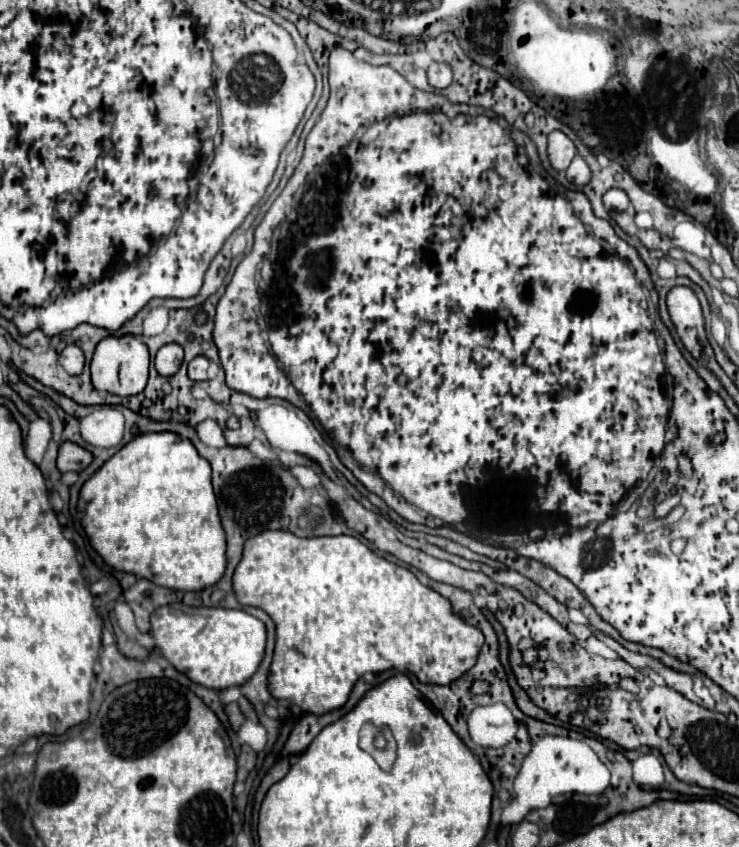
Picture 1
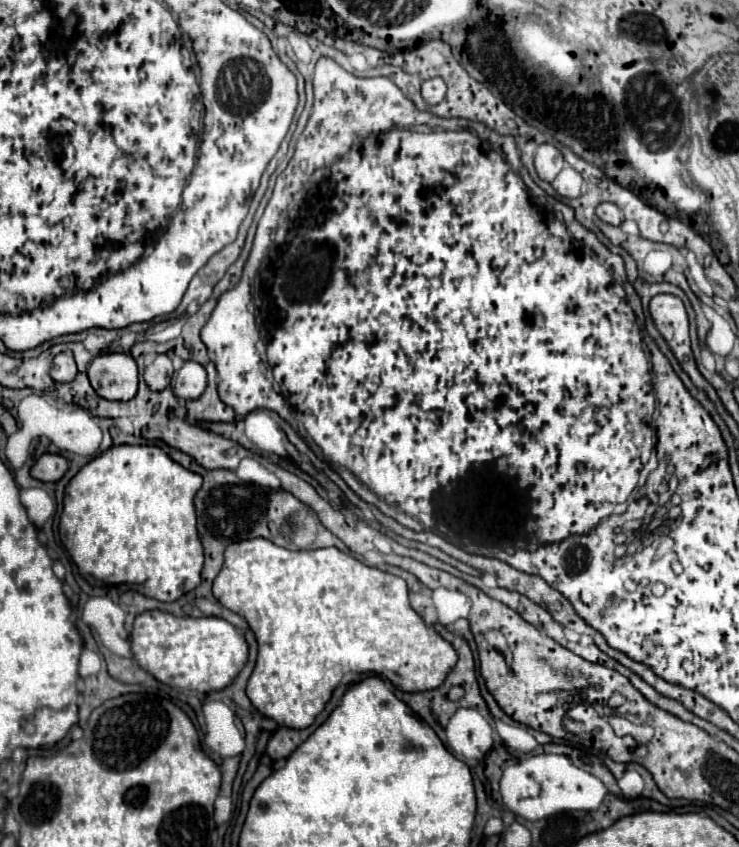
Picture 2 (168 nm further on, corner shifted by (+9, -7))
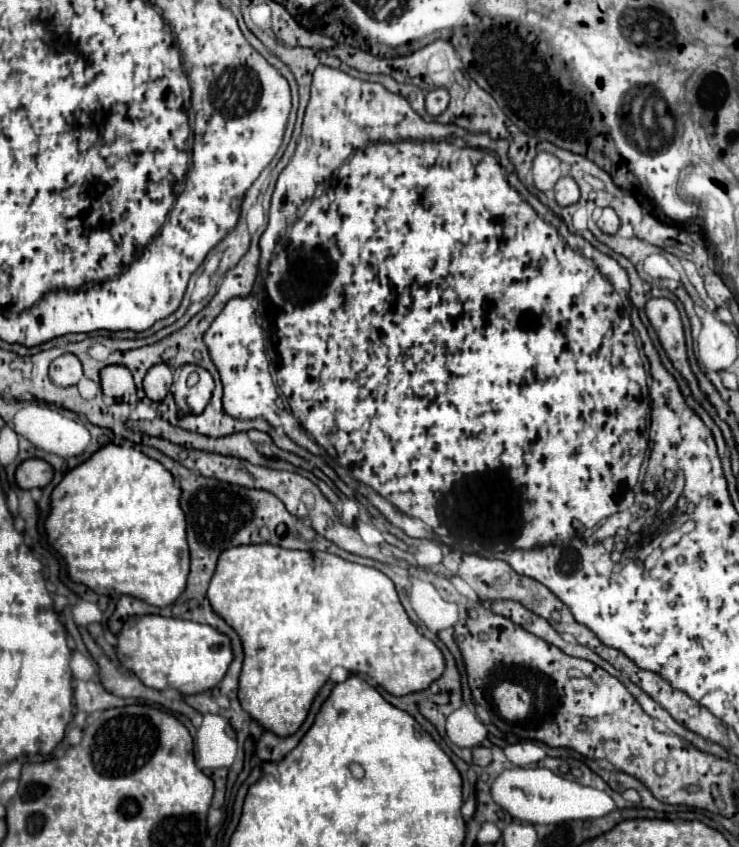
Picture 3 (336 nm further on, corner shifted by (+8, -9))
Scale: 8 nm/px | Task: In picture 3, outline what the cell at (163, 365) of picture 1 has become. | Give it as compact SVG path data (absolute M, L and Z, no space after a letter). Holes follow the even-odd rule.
M166 363L154 365L144 377L144 393L152 401L162 401L172 385L172 371Z

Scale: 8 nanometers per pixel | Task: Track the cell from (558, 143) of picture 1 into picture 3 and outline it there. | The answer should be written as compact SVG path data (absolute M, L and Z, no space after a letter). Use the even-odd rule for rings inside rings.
M546 151L538 153L532 165L532 173L534 173L534 185L540 191L550 191L560 179L560 159Z

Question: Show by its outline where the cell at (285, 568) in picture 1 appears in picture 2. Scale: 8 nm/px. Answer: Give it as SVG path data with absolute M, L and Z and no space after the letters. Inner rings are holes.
M245 539L245 541L237 541L237 543L231 543L227 549L225 549L225 563L223 563L223 569L219 571L219 575L215 577L213 581L213 595L217 597L217 601L231 609L233 613L241 615L249 625L251 625L251 631L255 633L255 639L257 639L257 663L255 663L255 669L249 677L249 683L247 683L247 697L251 699L253 707L277 721L279 725L283 727L289 727L289 729L303 729L303 727L309 727L315 717L323 711L325 703L329 701L333 689L341 683L343 675L347 673L375 673L387 681L391 681L391 685L399 691L407 691L407 693L415 693L415 691L427 691L427 689L435 689L439 687L447 673L455 667L457 663L457 653L455 649L445 641L441 639L431 627L427 627L423 623L423 619L411 609L409 605L409 593L407 593L407 585L401 577L395 577L391 573L385 573L385 571L379 571L375 567L369 567L357 559L353 559L351 555L335 549L335 547L327 547L327 549L315 549L315 551L289 551L289 549L283 549L267 539Z

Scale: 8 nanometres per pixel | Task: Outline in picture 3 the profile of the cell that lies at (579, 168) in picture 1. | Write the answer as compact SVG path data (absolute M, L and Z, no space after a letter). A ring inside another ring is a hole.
M570 175L562 177L554 187L554 197L560 205L572 205L580 199L580 187Z

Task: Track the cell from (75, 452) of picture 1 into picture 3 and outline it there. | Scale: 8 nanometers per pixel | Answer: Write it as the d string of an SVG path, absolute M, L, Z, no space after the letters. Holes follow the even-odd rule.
M28 459L16 471L16 483L22 489L46 487L54 477L54 469L50 463L42 459Z

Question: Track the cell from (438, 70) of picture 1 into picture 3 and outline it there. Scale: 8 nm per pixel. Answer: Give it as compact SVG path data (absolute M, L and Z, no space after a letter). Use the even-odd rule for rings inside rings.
M438 87L438 89L432 89L426 93L426 111L430 115L440 115L446 105L448 105L448 91L444 87Z

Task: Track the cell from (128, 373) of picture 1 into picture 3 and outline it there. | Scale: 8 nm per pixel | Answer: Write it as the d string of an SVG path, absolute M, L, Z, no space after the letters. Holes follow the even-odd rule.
M108 365L100 371L100 385L104 397L120 403L128 403L136 395L132 373L124 365Z

